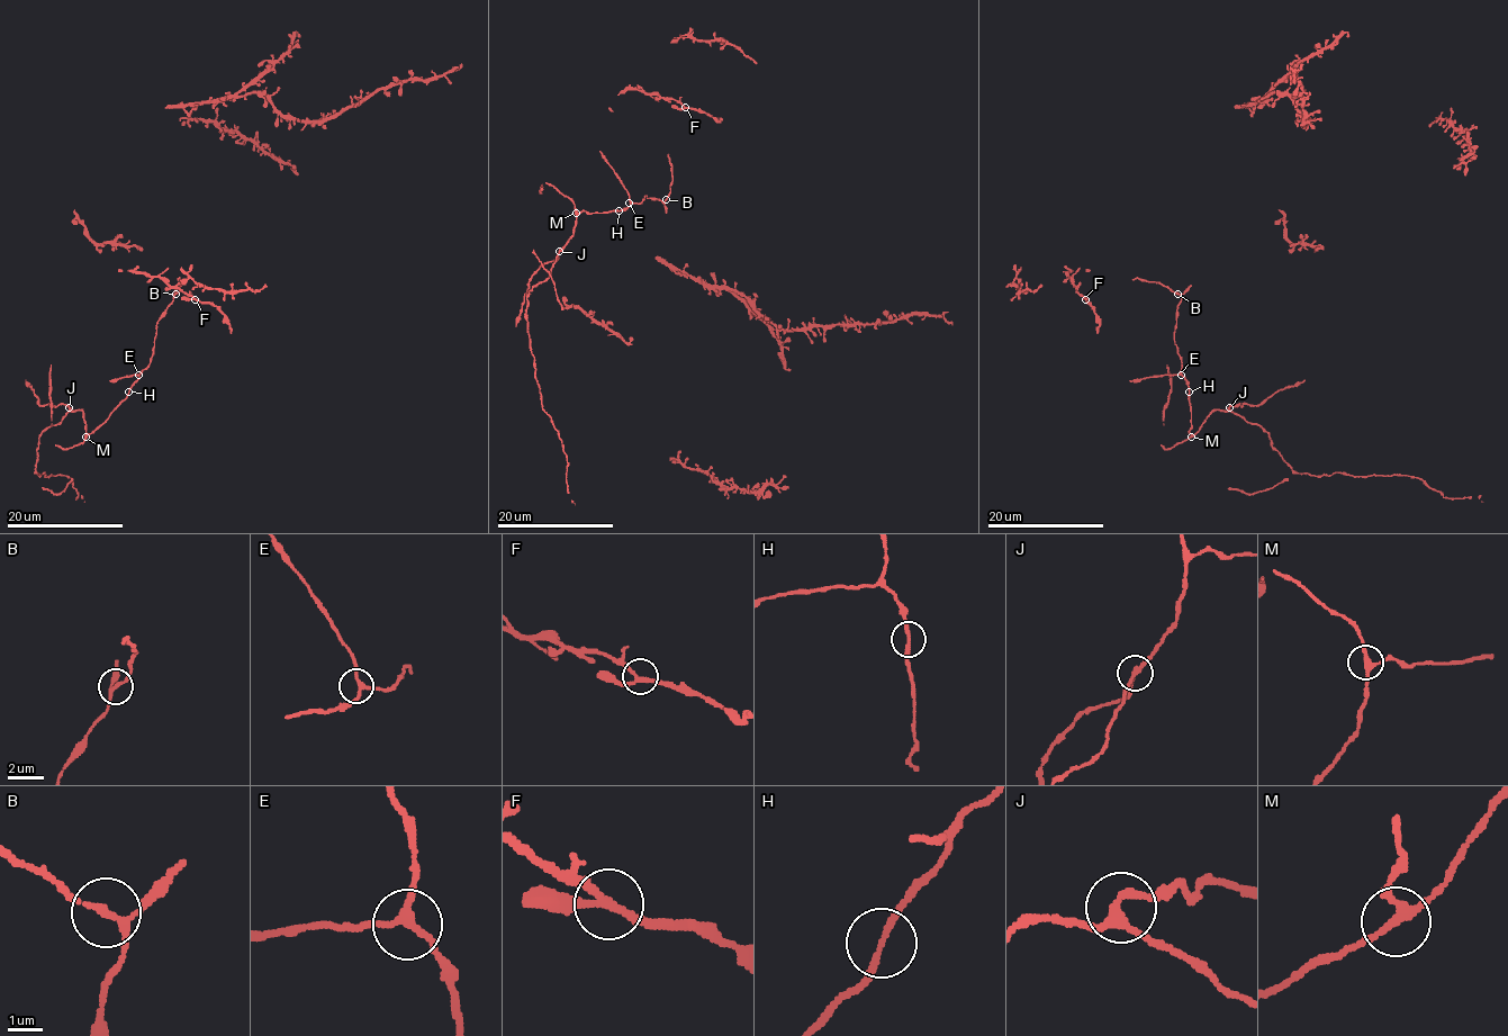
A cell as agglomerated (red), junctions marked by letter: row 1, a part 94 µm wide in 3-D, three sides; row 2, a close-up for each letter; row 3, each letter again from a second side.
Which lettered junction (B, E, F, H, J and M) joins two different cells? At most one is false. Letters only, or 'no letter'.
no letter

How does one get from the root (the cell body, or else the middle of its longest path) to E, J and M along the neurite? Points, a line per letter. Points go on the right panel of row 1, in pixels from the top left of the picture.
E: (1191, 285), (1182, 295), (1174, 325), (1181, 375)
J: (1191, 285), (1182, 295), (1174, 325), (1181, 372), (1189, 392), (1189, 432), (1194, 434), (1213, 411), (1229, 407)
M: (1191, 285), (1182, 295), (1174, 325), (1181, 372), (1189, 392), (1191, 437)

